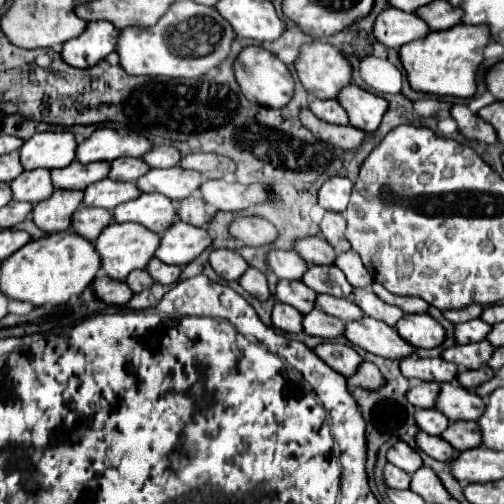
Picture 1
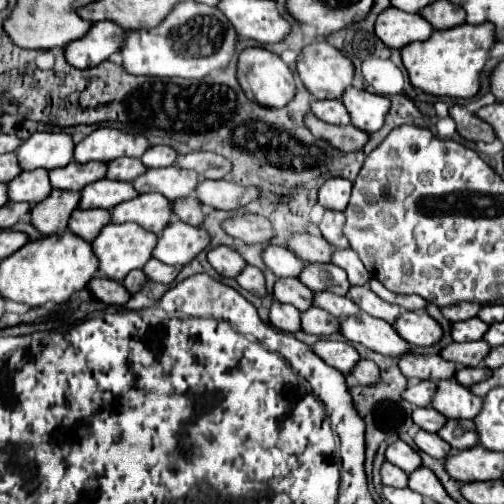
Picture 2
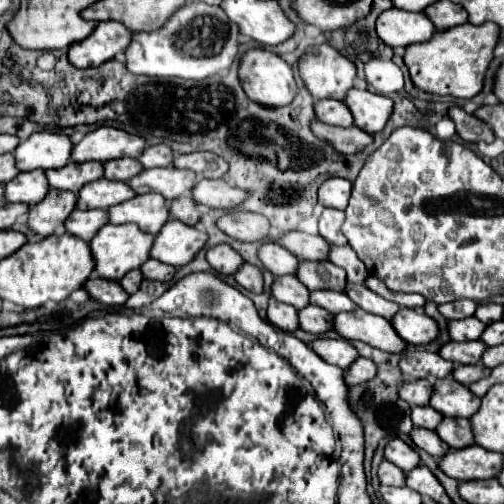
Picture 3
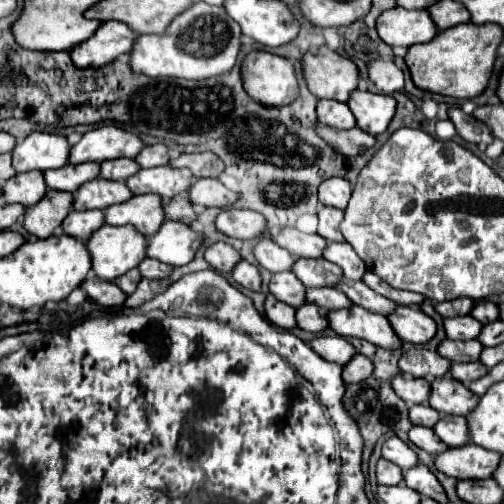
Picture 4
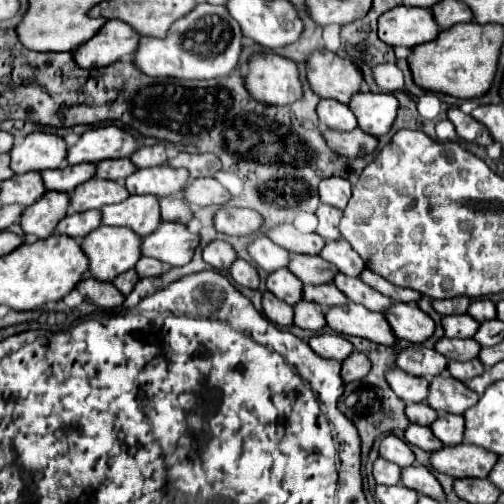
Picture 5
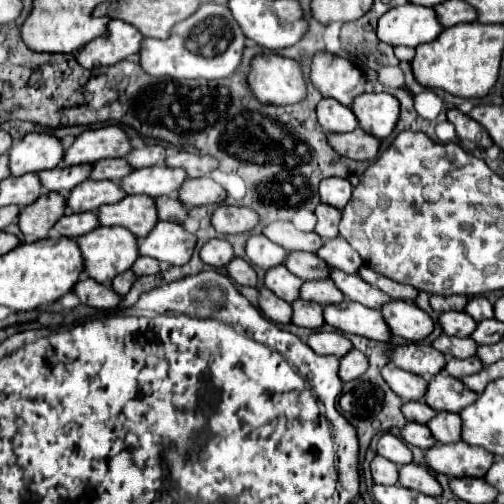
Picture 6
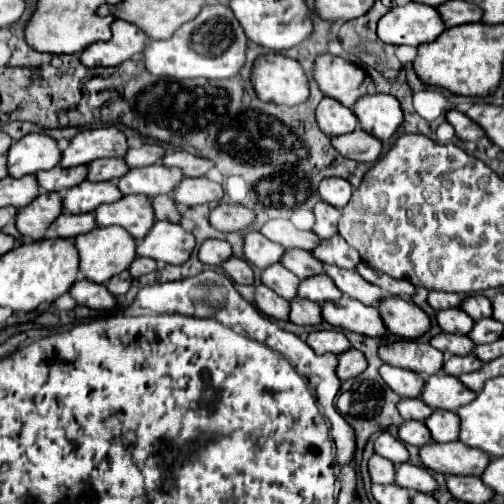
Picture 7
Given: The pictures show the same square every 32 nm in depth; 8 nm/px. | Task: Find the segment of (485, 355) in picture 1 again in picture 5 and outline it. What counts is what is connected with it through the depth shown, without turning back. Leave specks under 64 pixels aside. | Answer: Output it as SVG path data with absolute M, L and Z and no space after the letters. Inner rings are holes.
M442 338L436 344L436 352L440 352L442 356L446 356L448 360L472 360L478 358L480 352L480 344L476 340L452 340L452 338Z

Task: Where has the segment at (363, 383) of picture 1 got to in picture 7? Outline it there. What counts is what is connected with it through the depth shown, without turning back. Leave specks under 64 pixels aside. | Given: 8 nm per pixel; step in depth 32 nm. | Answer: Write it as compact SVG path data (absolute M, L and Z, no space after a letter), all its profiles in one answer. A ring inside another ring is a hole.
M350 348L348 352L344 352L344 356L338 356L338 378L342 382L356 378L366 370L366 366L368 366L368 362L366 362L364 354Z

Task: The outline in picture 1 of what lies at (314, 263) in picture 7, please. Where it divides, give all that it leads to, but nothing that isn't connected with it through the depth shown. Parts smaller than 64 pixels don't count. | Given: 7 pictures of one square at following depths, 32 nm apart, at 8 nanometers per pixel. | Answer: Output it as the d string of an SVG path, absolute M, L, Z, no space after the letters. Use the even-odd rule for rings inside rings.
M312 266L304 274L302 280L308 288L312 288L316 294L330 294L336 298L350 298L354 288L348 284L344 272L340 272L338 266Z

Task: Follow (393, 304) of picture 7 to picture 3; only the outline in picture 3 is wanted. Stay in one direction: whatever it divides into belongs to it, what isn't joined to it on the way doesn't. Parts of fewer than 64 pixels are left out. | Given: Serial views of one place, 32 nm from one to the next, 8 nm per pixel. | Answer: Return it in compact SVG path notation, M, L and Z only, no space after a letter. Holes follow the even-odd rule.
M402 308L392 318L392 326L402 336L402 340L406 340L408 344L414 344L414 346L424 346L424 344L434 342L440 332L436 320L432 320L424 312L424 308L418 308L418 310Z

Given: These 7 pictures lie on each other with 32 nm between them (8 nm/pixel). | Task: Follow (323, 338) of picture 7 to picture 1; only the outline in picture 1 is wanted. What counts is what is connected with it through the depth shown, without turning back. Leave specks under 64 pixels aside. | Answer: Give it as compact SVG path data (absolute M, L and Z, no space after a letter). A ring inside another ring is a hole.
M336 340L322 342L314 352L316 352L330 368L334 368L336 372L340 372L344 378L354 376L356 370L358 370L358 366L362 364L360 354L358 354L352 346L342 344L342 342L336 342Z

